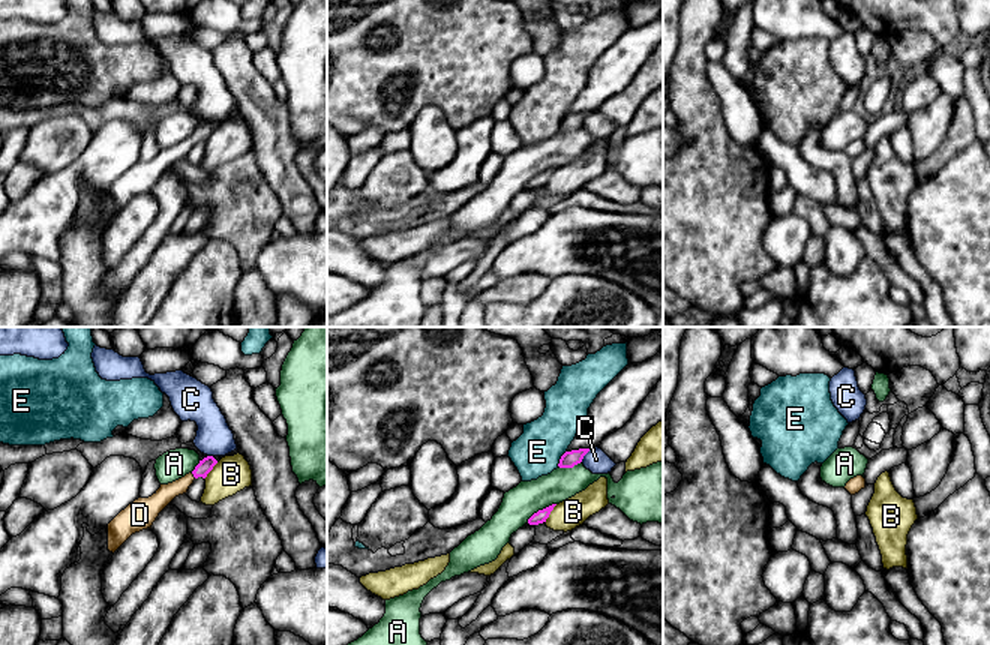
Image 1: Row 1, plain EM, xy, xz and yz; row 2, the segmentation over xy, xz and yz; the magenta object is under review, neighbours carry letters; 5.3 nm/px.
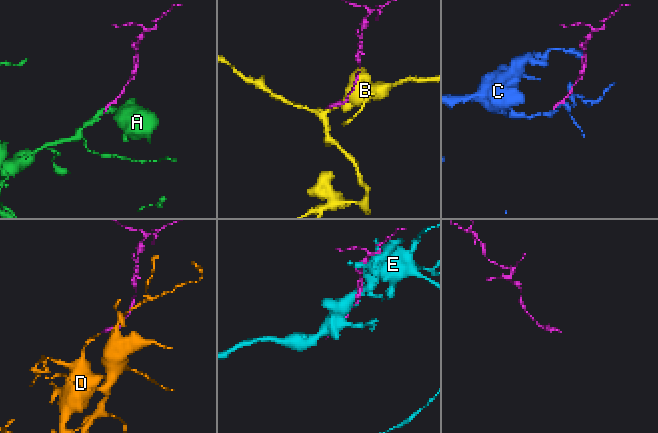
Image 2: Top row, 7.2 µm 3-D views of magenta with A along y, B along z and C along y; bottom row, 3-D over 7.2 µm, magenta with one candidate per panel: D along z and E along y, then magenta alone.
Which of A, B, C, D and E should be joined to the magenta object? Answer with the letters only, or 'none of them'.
D

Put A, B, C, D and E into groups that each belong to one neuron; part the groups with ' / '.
A / B / C / D / E

